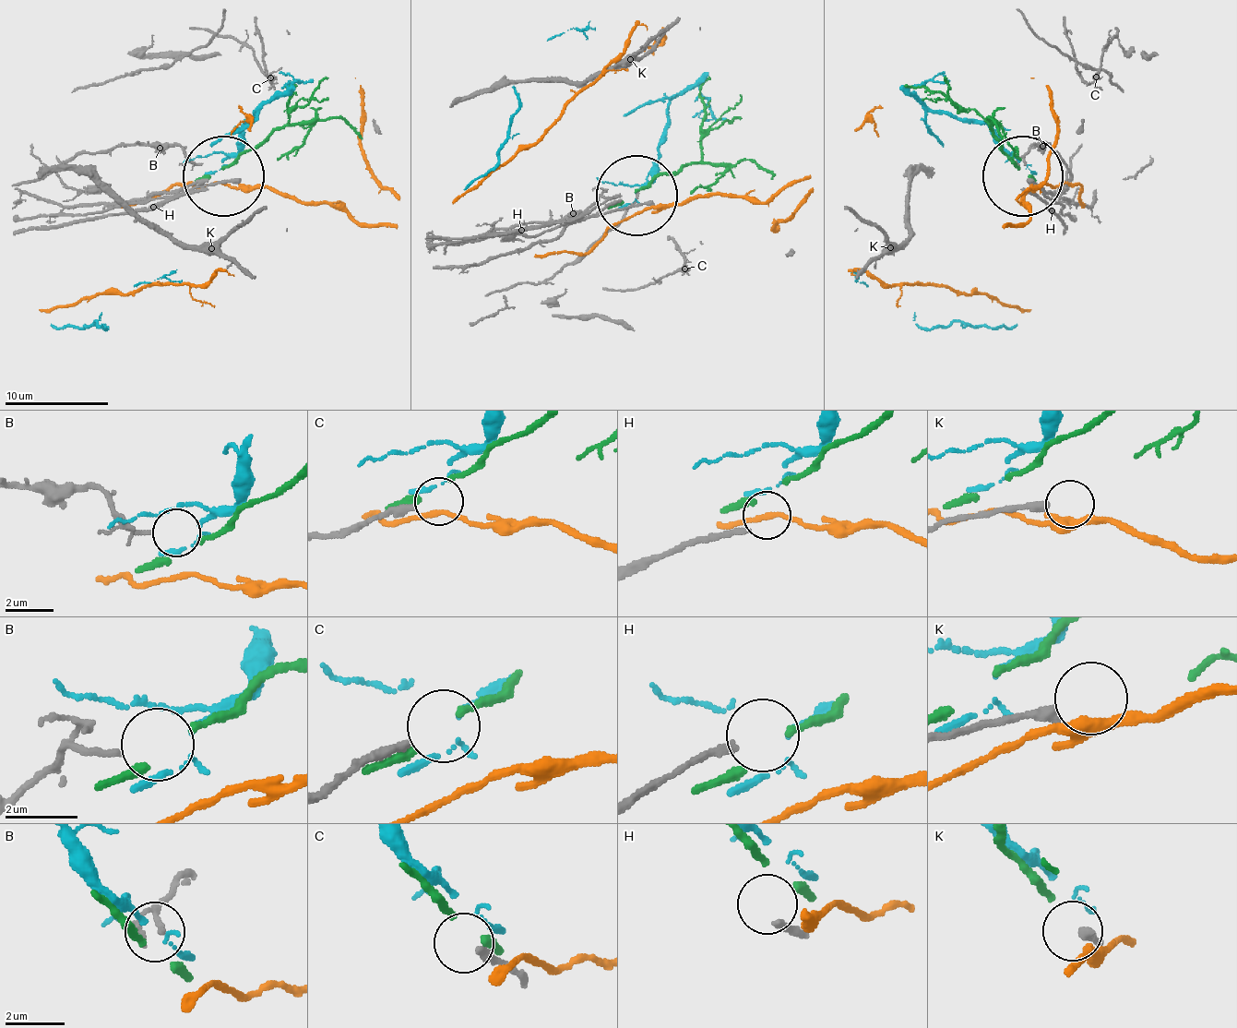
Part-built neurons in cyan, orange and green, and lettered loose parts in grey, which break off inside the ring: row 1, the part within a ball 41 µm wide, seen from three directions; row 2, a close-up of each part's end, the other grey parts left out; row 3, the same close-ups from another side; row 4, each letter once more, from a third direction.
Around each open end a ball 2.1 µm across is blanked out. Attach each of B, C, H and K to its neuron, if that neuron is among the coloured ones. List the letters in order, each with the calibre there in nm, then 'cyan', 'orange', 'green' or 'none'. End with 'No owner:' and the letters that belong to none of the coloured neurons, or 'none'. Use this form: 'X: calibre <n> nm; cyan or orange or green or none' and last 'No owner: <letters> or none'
B: calibre 180 nm; none
C: calibre 260 nm; none
H: calibre 220 nm; none
K: calibre 360 nm; none
No owner: B, C, H, K

